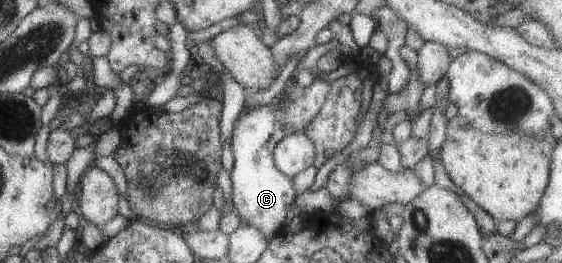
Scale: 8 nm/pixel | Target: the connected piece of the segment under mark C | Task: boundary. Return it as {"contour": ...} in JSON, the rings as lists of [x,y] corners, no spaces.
{"contour":[[[314,78],[310,85],[302,87],[296,82],[286,80],[283,92],[276,96],[275,104],[261,103],[259,106],[239,111],[233,121],[229,147],[233,153],[233,168],[229,172],[231,179],[231,201],[238,215],[246,219],[247,225],[259,229],[267,241],[276,233],[281,233],[284,218],[295,210],[291,177],[285,176],[275,168],[273,160],[274,146],[285,136],[303,127],[322,107],[329,90],[330,81]]]}

